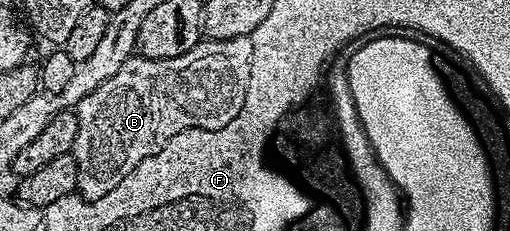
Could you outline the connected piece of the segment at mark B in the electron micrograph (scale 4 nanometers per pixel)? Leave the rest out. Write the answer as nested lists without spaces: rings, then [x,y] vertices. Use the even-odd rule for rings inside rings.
[[[243,35],[242,37],[230,37],[229,39],[205,38],[198,45],[194,45],[194,49],[182,53],[182,57],[170,57],[169,59],[133,57],[128,59],[126,65],[122,65],[122,69],[118,69],[118,73],[114,73],[114,77],[110,77],[108,81],[102,81],[102,85],[98,85],[98,89],[94,89],[94,93],[82,97],[82,101],[74,108],[76,120],[78,121],[78,137],[74,137],[74,145],[70,153],[78,165],[76,191],[80,198],[94,200],[106,193],[110,193],[110,189],[117,187],[134,168],[142,165],[142,161],[146,161],[149,157],[155,155],[160,148],[165,147],[178,133],[182,133],[186,129],[210,129],[213,131],[214,129],[222,129],[230,121],[234,121],[234,117],[241,112],[242,105],[246,101],[246,91],[250,81],[250,65],[253,57],[254,45],[251,38]]]

